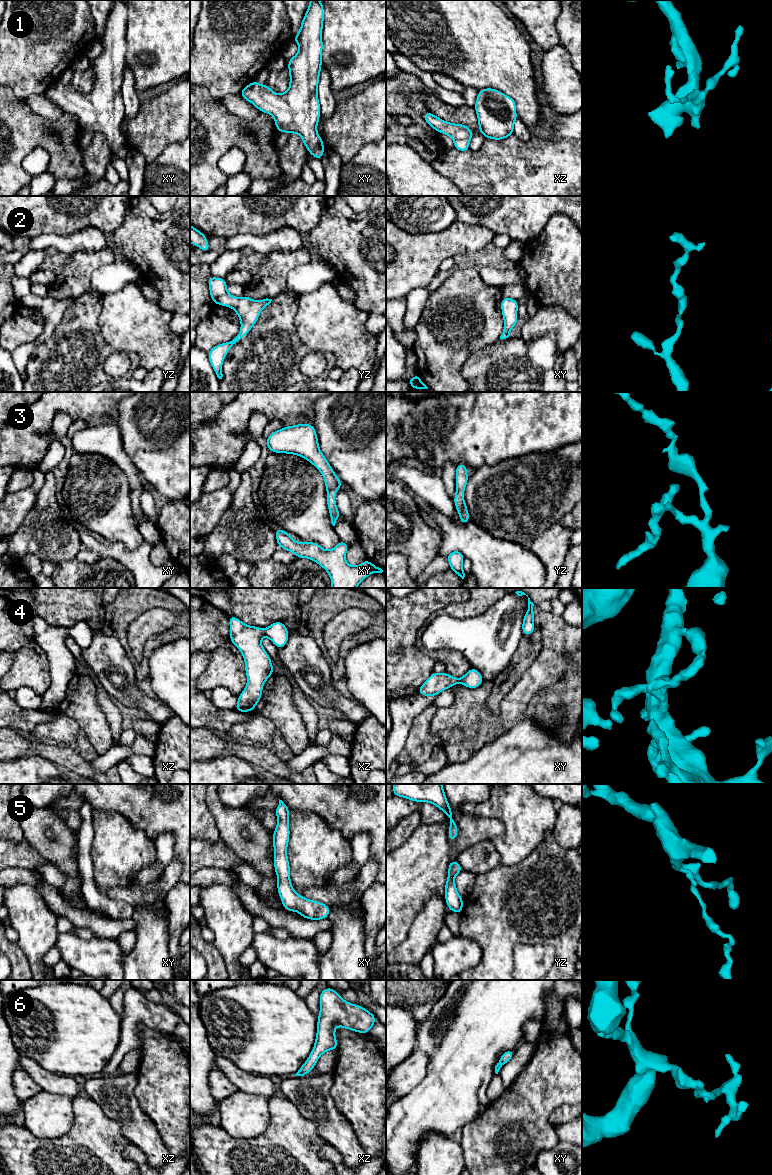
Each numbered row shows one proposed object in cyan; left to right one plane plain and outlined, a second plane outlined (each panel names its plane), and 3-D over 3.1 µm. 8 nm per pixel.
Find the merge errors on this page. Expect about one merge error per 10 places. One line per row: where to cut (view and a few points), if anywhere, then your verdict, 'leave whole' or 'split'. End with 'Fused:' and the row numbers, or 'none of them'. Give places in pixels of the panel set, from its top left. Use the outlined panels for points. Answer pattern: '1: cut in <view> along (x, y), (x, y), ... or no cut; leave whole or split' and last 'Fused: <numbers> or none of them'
1: no cut; leave whole
2: no cut; leave whole
3: no cut; leave whole
4: no cut; leave whole
5: no cut; leave whole
6: no cut; leave whole
Fused: none of them

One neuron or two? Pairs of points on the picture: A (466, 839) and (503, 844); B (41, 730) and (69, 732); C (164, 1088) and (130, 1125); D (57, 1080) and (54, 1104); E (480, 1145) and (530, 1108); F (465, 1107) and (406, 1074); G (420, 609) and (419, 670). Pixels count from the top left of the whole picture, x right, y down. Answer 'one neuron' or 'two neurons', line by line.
A: two neurons
B: one neuron
C: two neurons
D: two neurons
E: one neuron
F: two neurons
G: one neuron

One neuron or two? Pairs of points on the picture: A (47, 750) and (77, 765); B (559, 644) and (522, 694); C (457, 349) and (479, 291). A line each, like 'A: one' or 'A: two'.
A: one
B: one
C: one

